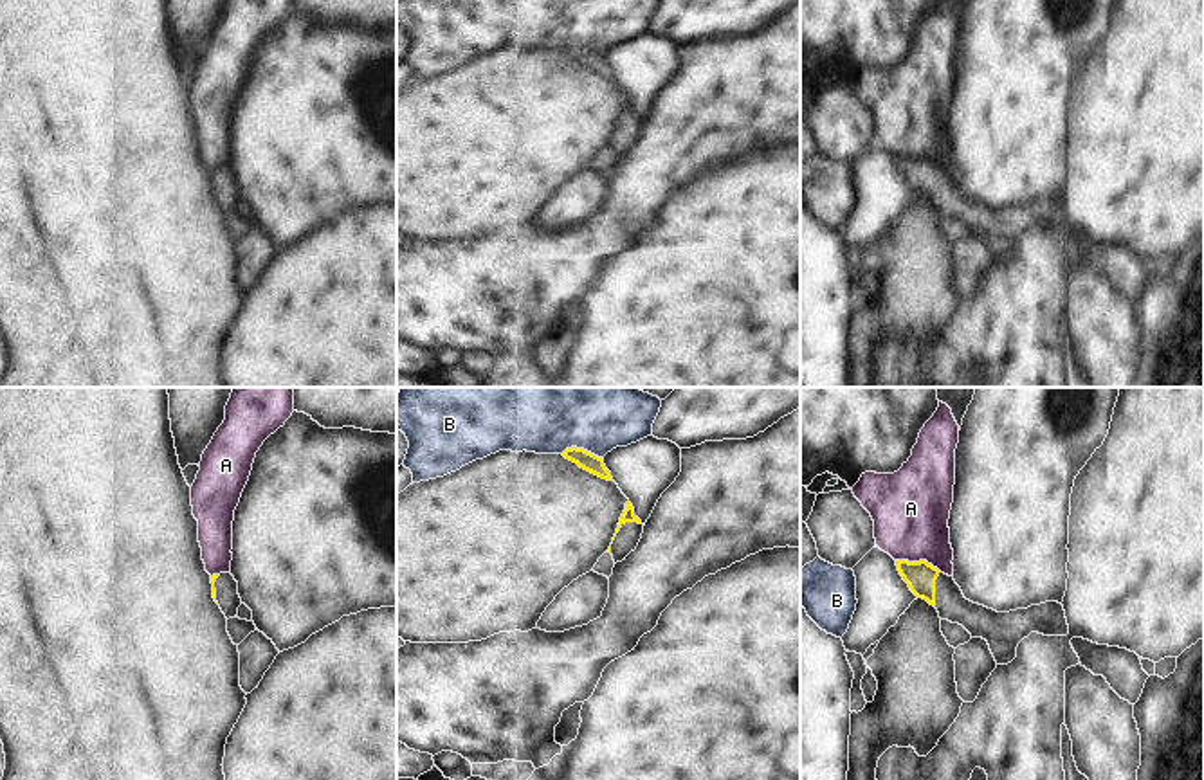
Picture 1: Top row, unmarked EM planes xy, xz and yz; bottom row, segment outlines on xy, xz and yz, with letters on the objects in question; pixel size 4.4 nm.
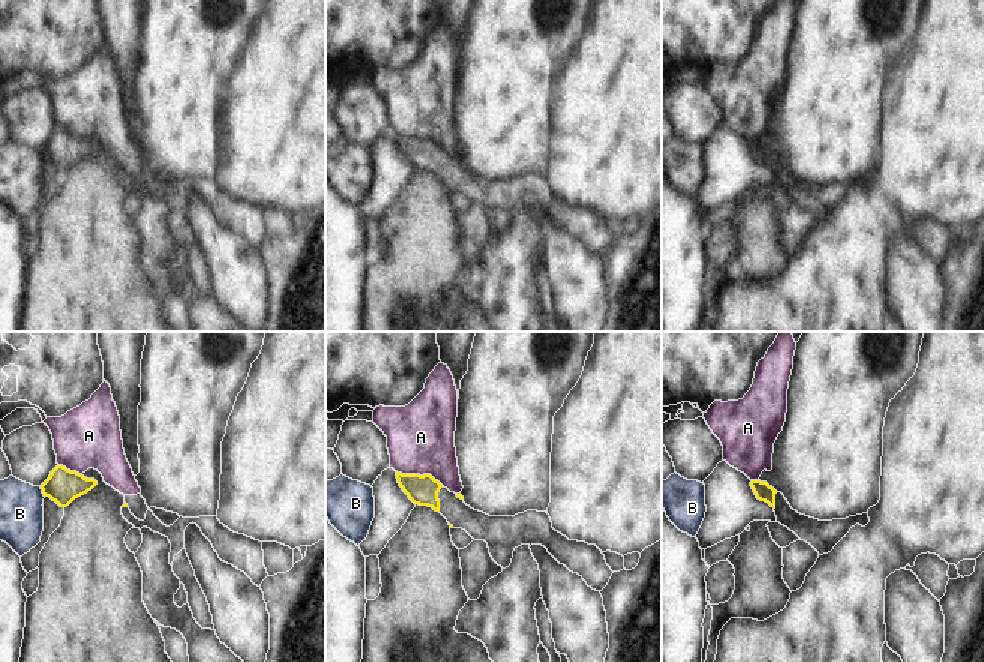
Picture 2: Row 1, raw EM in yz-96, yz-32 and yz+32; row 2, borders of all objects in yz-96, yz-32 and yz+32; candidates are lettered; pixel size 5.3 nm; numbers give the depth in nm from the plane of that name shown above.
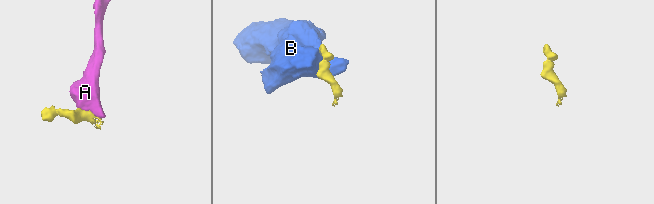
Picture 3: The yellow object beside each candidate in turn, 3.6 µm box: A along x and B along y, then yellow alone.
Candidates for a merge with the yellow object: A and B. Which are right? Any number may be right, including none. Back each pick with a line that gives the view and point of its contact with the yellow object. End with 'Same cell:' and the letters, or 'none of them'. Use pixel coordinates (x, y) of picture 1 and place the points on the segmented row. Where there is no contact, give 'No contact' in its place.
Same cell: none of them.

